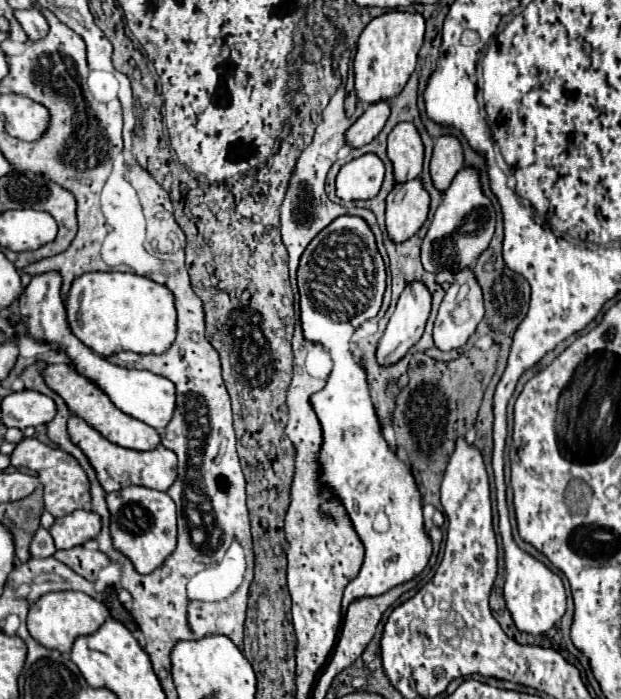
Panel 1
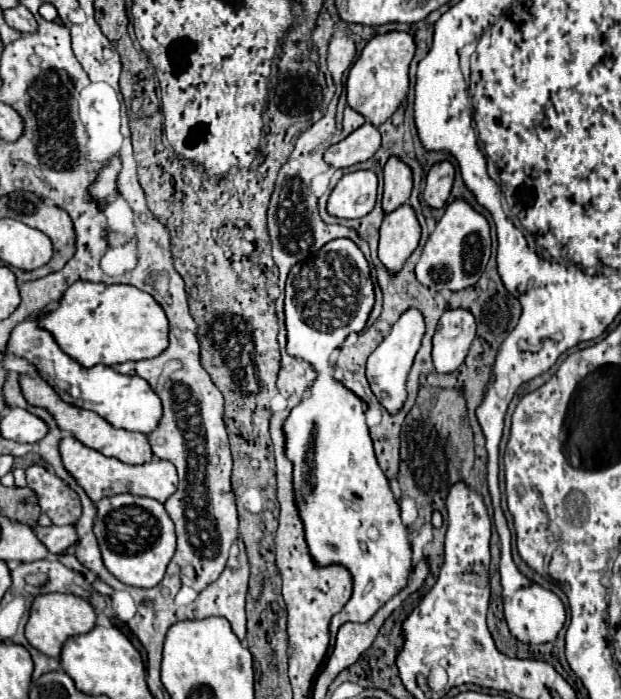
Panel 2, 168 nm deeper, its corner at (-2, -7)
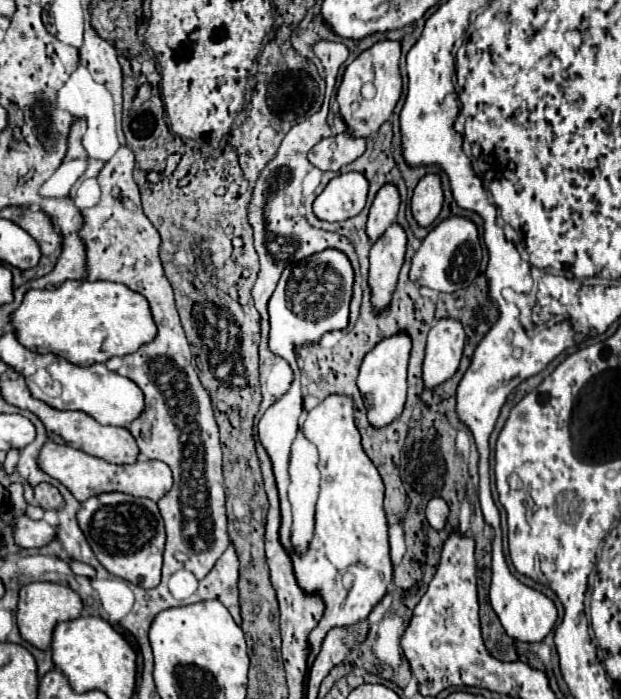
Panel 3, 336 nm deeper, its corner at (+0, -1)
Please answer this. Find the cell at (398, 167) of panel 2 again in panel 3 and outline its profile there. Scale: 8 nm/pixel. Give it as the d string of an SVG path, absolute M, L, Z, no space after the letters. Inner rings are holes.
M385 183L379 189L379 193L371 205L371 211L369 211L367 235L369 235L371 243L377 241L377 237L383 235L385 229L395 221L397 211L399 211L399 203L401 203L401 197L399 197L397 185Z

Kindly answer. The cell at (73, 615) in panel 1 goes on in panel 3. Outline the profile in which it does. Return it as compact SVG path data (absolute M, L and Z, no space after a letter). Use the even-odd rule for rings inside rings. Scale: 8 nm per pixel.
M29 583L29 585L21 587L21 591L19 591L17 625L19 625L21 637L27 643L35 645L37 649L49 649L55 625L61 621L77 619L81 615L81 611L83 611L83 601L73 589L69 589L65 585L57 585L57 583Z

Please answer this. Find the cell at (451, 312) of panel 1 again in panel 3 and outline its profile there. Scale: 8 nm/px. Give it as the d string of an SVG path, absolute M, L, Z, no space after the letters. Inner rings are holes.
M439 319L427 337L423 363L425 387L435 387L451 379L459 367L465 345L465 329L459 319Z

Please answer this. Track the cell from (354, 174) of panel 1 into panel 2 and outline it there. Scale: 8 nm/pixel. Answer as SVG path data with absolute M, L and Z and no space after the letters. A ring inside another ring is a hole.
M373 171L345 173L327 201L327 213L339 219L365 217L375 207L377 175Z

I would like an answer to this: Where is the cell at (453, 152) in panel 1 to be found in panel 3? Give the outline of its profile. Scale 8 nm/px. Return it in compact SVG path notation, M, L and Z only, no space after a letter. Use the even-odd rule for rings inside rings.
M427 173L425 177L421 177L411 197L413 217L421 227L427 227L437 219L441 205L443 205L441 177L437 173Z

